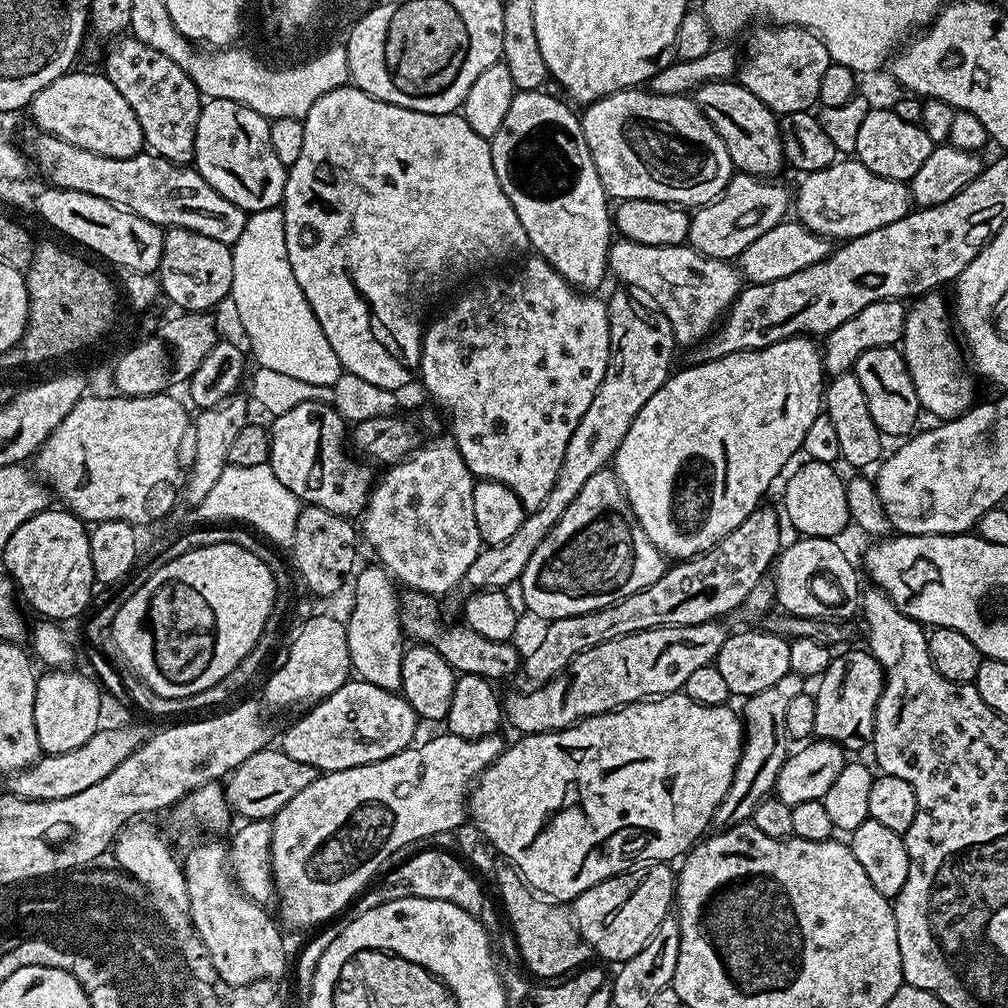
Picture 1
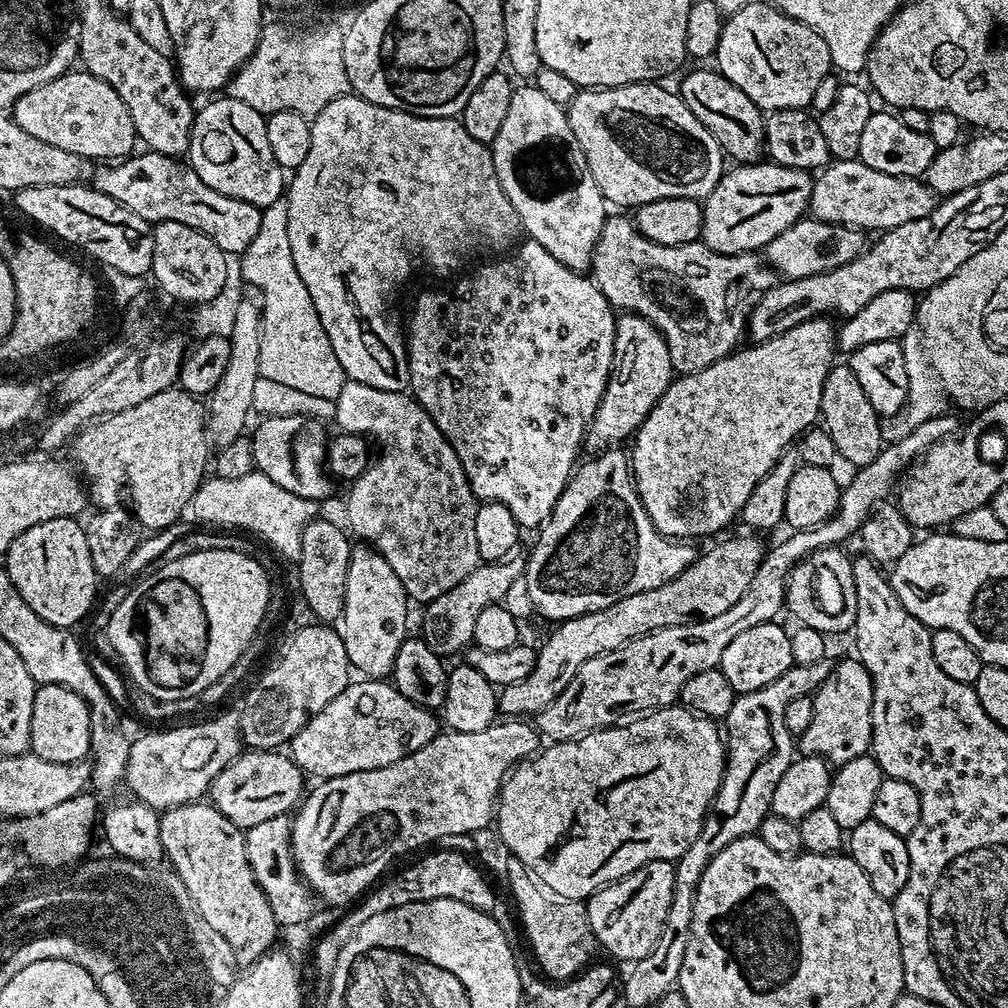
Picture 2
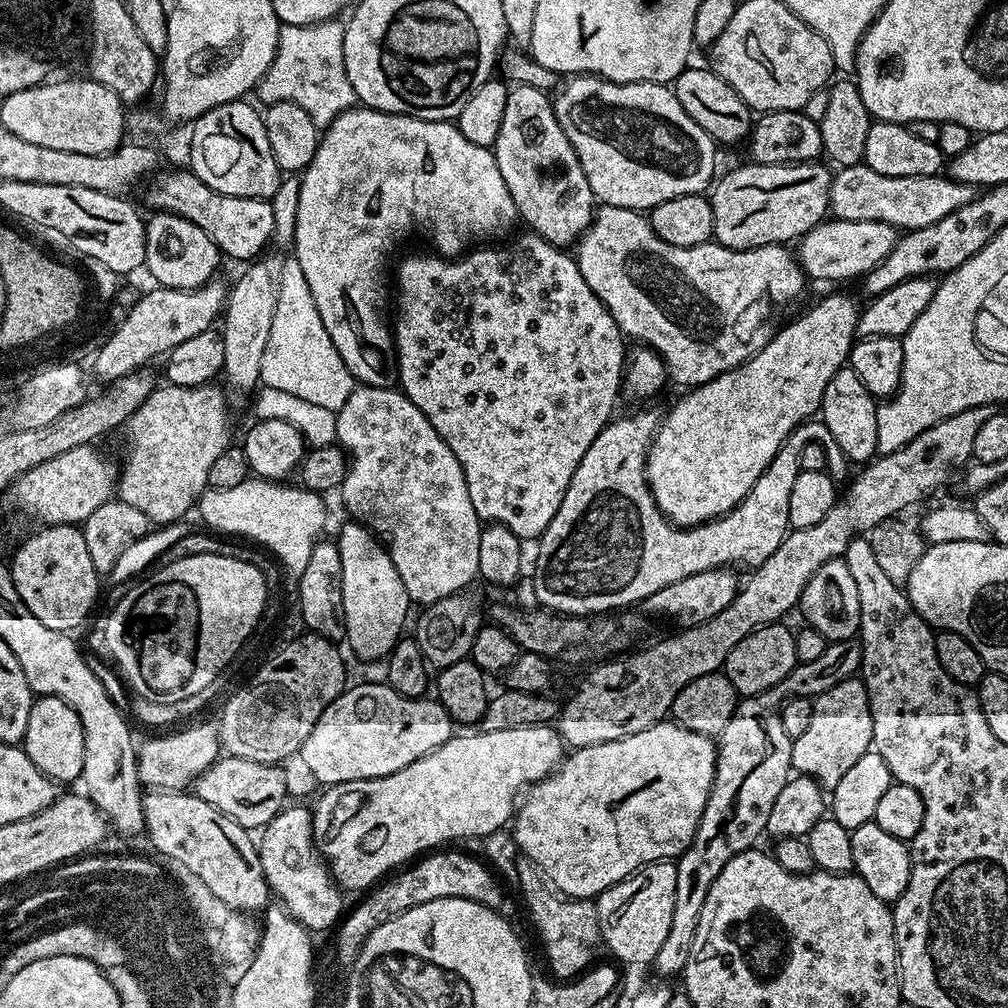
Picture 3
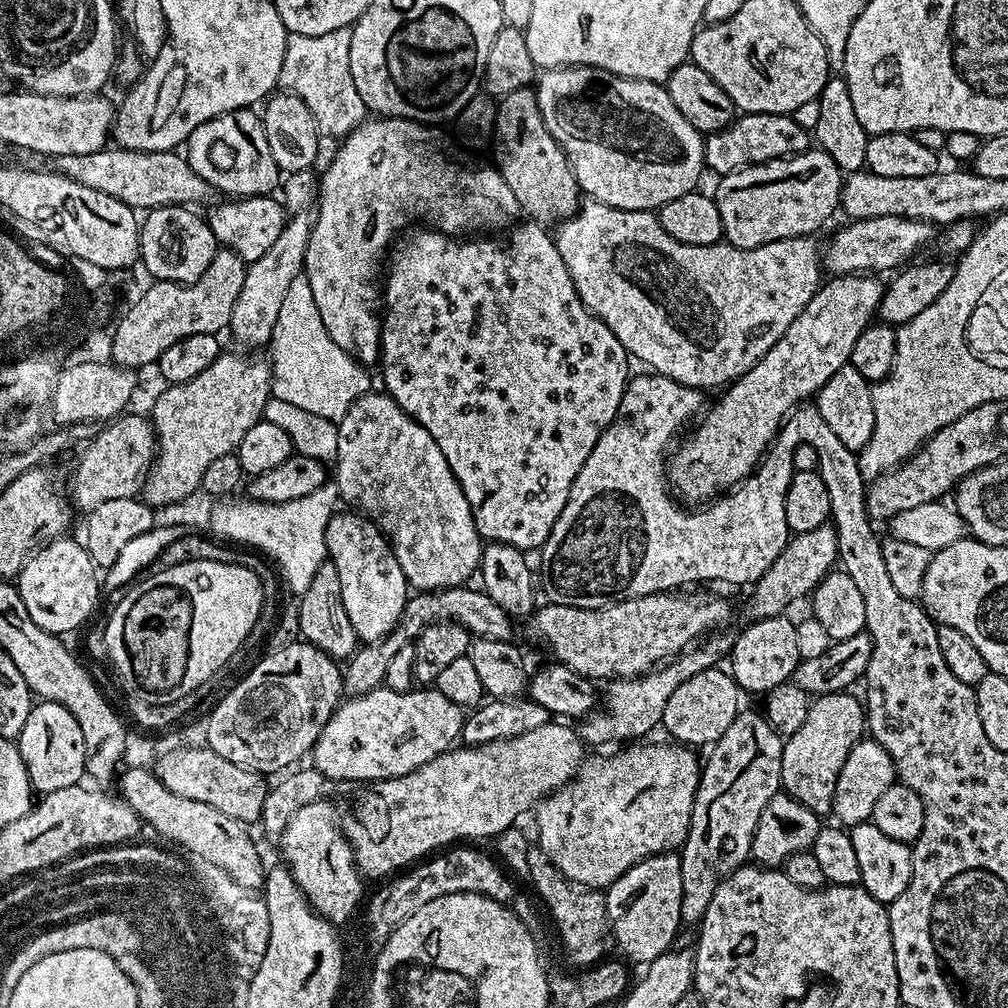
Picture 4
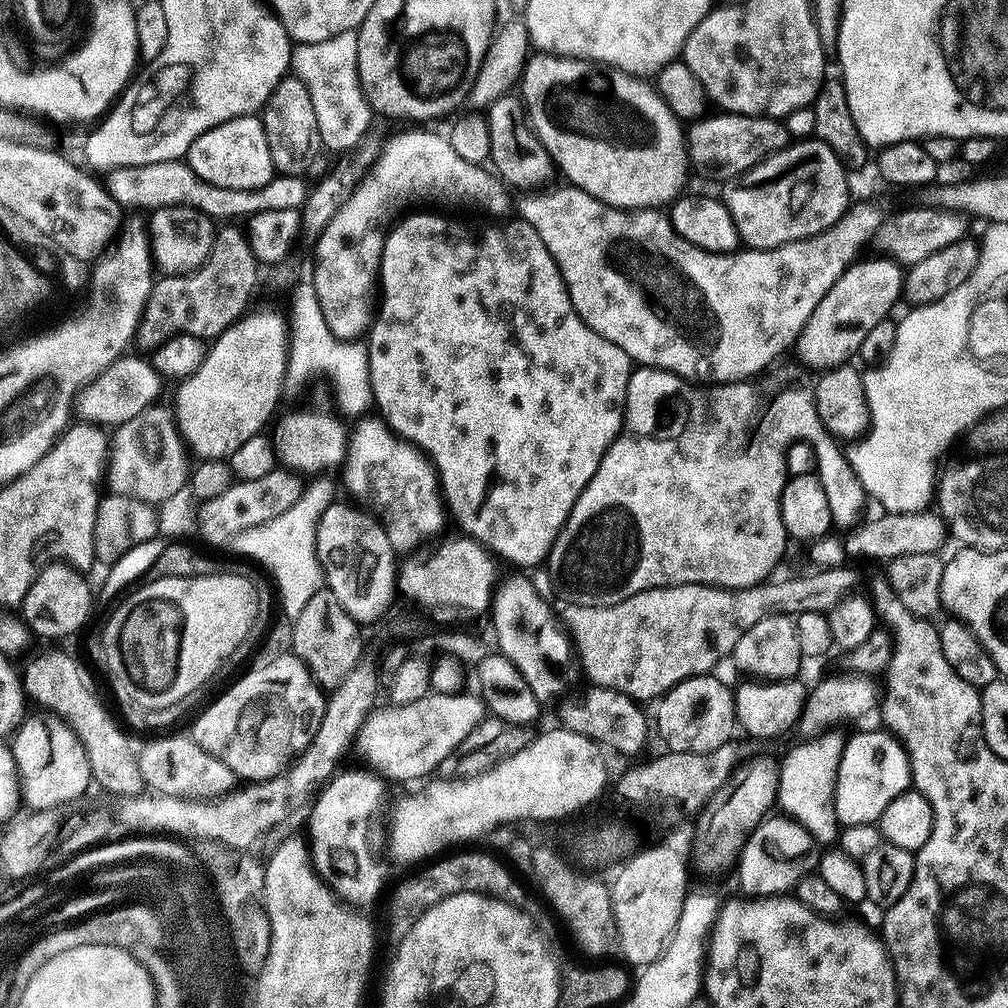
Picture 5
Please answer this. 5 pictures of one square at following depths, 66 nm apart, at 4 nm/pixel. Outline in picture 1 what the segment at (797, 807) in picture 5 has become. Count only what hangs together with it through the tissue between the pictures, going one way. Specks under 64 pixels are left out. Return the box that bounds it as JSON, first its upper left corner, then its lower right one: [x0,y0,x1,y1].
[814,650,884,750]

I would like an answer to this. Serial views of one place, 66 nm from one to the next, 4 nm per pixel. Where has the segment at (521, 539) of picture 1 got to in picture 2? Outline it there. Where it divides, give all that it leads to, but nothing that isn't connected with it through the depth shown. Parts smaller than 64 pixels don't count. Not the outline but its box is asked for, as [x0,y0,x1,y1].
[422,311,674,658]

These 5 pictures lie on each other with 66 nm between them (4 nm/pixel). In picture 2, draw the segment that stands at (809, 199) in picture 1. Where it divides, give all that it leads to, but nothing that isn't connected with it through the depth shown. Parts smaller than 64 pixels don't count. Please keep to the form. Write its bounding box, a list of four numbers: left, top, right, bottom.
[810,159,938,230]

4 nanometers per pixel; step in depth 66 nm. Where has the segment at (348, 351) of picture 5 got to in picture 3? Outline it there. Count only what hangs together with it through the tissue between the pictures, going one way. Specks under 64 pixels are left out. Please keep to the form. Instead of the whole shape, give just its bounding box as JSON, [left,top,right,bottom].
[259,258,352,413]

